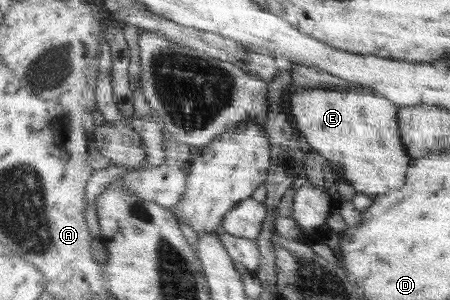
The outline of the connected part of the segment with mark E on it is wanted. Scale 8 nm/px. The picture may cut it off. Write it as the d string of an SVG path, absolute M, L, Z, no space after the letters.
M369 87L306 88L300 91L292 89L289 112L294 126L307 139L310 150L321 153L330 161L340 163L345 169L346 181L356 185L362 193L375 198L400 189L407 182L408 171L412 165L412 156L408 146L404 144L401 130L401 109L402 107L390 101L390 98L377 94Z

